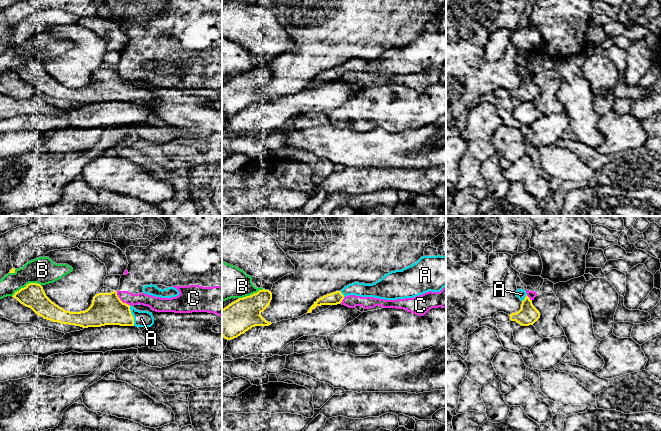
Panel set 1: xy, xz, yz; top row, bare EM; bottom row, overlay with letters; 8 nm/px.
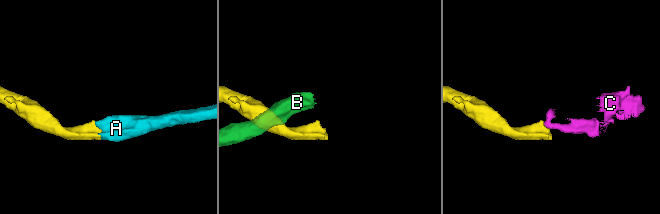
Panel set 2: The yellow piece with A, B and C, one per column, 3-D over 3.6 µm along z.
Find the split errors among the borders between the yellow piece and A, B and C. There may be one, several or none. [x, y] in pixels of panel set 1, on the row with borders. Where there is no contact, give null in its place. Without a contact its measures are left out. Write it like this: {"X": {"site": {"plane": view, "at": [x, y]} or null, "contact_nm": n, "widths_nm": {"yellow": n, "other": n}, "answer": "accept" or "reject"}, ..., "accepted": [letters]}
{"A": {"site": {"plane": "xy", "at": [132, 316]}, "contact_nm": 170, "widths_nm": {"yellow": 260, "other": 130}, "answer": "accept"}, "B": {"site": {"plane": "xy", "at": [27, 284]}, "contact_nm": 260, "widths_nm": {"yellow": 190, "other": 220}, "answer": "reject"}, "C": {"site": {"plane": "xy", "at": [121, 301]}, "contact_nm": 160, "widths_nm": {"yellow": 260, "other": 100}, "answer": "reject"}, "accepted": ["A"]}

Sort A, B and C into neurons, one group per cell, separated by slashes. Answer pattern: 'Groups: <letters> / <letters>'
Groups: A / B / C

